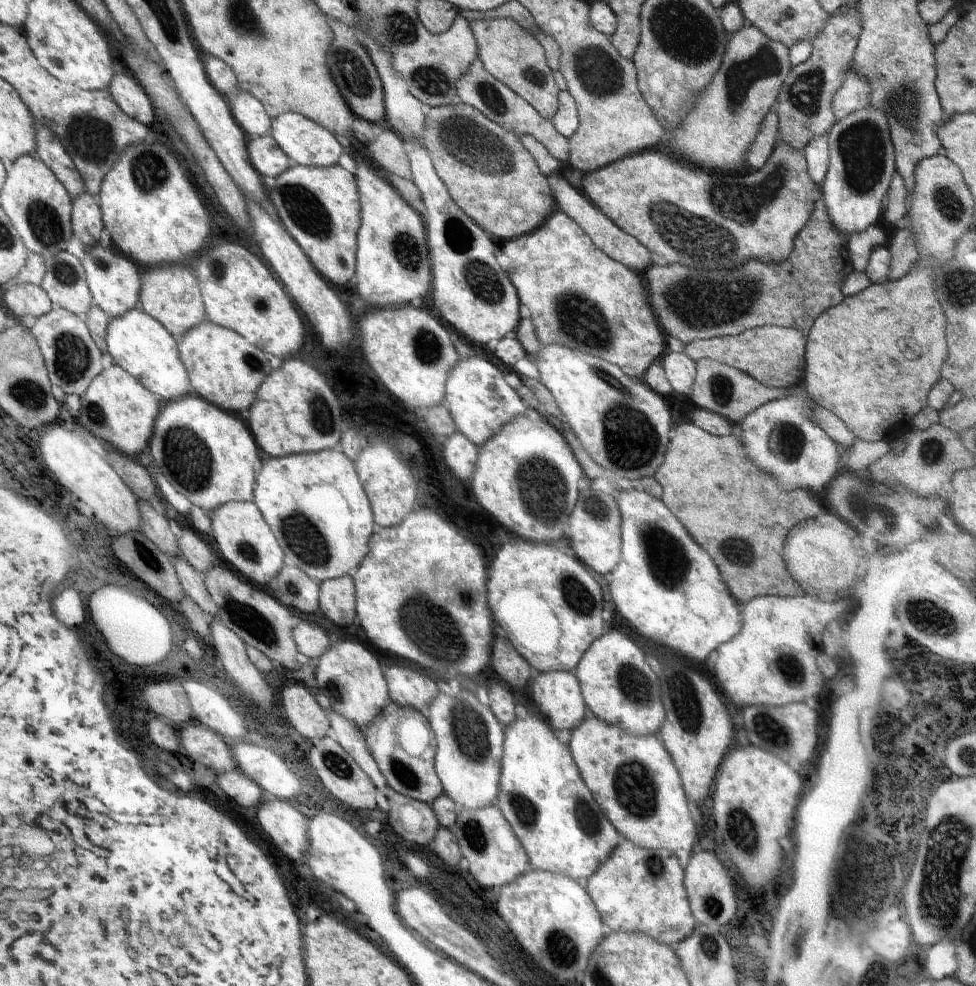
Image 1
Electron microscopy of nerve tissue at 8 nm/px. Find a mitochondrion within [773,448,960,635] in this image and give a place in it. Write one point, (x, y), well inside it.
(862, 509)

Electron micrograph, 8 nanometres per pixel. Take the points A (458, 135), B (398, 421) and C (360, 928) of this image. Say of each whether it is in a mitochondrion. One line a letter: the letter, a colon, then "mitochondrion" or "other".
A: mitochondrion
B: other
C: other

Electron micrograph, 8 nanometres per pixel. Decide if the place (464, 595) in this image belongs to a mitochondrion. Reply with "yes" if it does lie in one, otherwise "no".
yes

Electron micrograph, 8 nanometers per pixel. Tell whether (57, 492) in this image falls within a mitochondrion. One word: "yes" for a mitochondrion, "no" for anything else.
no

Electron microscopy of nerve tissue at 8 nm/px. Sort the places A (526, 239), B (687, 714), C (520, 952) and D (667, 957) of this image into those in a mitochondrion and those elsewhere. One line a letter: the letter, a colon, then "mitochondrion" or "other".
A: other
B: mitochondrion
C: other
D: other

